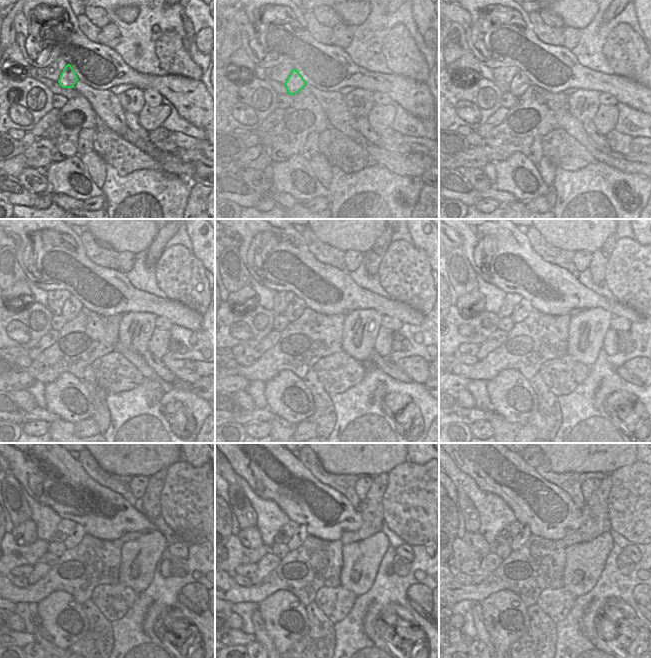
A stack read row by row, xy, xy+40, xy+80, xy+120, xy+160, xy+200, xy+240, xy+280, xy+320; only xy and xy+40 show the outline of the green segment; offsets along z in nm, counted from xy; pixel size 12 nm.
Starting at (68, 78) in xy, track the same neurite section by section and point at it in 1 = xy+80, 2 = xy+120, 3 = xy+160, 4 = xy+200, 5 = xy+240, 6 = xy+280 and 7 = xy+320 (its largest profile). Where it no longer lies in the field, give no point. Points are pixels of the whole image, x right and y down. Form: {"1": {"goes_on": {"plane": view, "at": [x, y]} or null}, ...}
{"1": {"goes_on": {"plane": "xy+80", "at": [520, 83]}}, "2": {"goes_on": {"plane": "xy+120", "at": [72, 306]}}, "3": {"goes_on": {"plane": "xy+160", "at": [296, 307]}}, "4": {"goes_on": {"plane": "xy+200", "at": [522, 310]}}, "5": {"goes_on": {"plane": "xy+240", "at": [78, 532]}}, "6": {"goes_on": {"plane": "xy+280", "at": [300, 535]}}, "7": {"goes_on": {"plane": "xy+320", "at": [522, 537]}}}

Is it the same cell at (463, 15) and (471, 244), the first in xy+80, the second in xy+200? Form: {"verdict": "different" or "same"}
{"verdict": "different"}

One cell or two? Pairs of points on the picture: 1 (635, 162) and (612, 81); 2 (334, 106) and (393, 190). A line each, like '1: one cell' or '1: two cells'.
1: two cells
2: two cells

